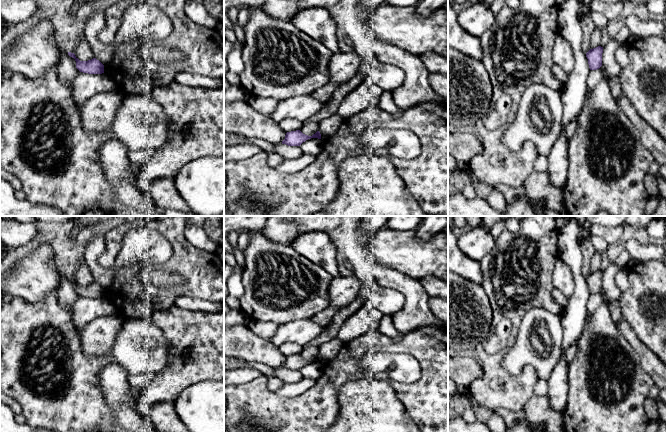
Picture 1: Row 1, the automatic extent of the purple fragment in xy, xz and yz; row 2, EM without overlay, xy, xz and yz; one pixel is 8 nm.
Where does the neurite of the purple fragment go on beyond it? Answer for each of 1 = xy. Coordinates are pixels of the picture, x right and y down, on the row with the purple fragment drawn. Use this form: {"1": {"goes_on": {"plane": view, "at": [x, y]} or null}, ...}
{"1": {"goes_on": null}}

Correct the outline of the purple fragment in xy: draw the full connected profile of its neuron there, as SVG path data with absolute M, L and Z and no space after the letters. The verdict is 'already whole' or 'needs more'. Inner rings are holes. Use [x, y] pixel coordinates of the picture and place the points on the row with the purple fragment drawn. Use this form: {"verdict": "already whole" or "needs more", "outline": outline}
{"verdict": "already whole", "outline": "M68 52L68 55L75 59L76 68L80 72L88 73L88 74L102 74L102 73L104 73L104 65L96 58L93 58L88 61L80 61L75 56L74 53Z"}

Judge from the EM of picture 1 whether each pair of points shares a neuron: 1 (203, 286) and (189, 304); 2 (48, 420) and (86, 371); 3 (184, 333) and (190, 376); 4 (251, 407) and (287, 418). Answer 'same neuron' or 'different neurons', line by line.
1: different neurons
2: same neuron
3: same neuron
4: same neuron

